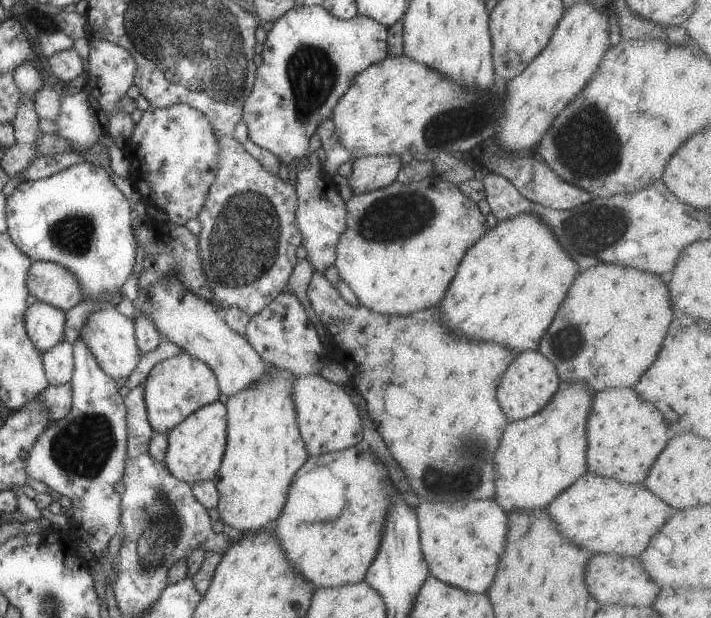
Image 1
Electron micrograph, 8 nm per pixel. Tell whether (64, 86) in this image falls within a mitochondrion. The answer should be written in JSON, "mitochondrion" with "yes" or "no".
{"mitochondrion":"no"}

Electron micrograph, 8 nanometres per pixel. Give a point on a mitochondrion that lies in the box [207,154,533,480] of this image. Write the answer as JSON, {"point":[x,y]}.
{"point":[393,218]}

